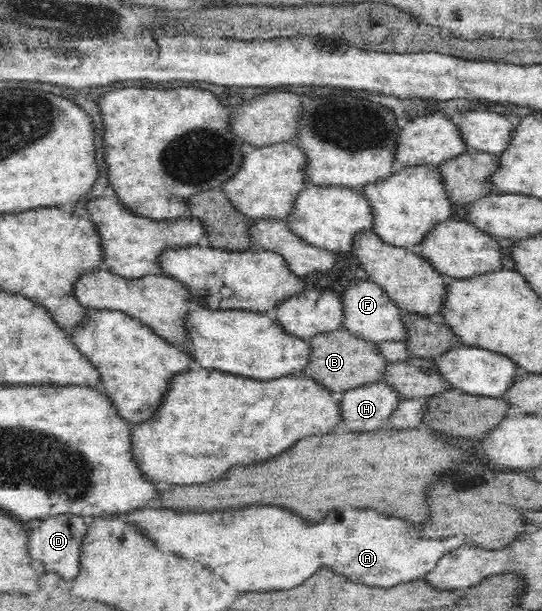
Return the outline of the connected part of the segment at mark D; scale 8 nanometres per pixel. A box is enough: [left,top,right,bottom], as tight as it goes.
[28,516,87,580]

